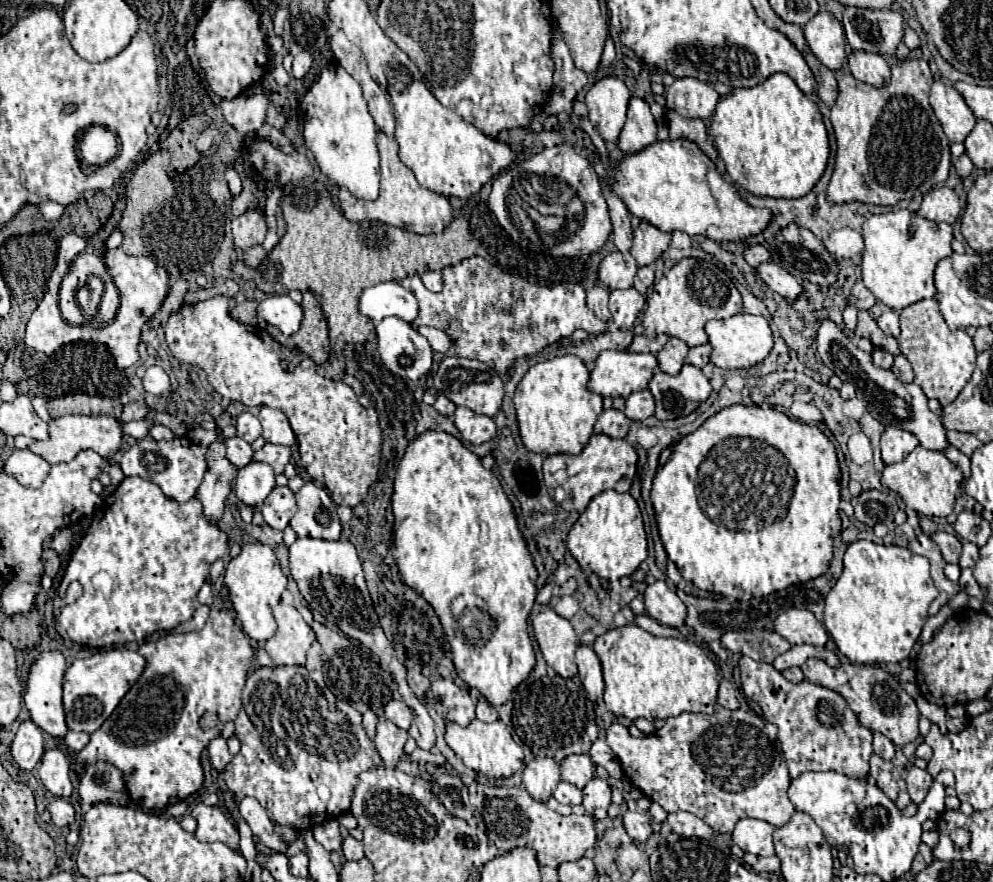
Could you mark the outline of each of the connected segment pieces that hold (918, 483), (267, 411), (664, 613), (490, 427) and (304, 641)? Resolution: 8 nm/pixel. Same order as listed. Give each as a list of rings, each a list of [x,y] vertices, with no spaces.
[[[916,446],[902,462],[888,464],[882,472],[882,486],[900,494],[908,508],[934,518],[946,518],[952,512],[962,480],[962,470],[954,466],[942,452],[926,450],[922,446]]]
[[[262,406],[260,414],[258,414],[258,420],[262,424],[262,430],[264,430],[262,436],[266,438],[266,442],[284,444],[284,446],[292,446],[296,442],[294,432],[290,428],[290,422],[280,410]]]
[[[657,580],[650,584],[644,592],[644,606],[648,616],[658,620],[660,624],[680,628],[686,618],[686,606],[676,596],[676,592],[669,588],[666,581]]]
[[[462,406],[456,408],[454,424],[462,432],[462,436],[472,444],[482,444],[496,436],[494,420],[490,416],[470,412],[470,408],[462,408]]]
[[[284,602],[274,608],[274,618],[278,630],[270,640],[266,640],[264,650],[270,654],[276,666],[304,664],[304,656],[316,640],[312,628],[304,622],[304,618],[294,606]]]

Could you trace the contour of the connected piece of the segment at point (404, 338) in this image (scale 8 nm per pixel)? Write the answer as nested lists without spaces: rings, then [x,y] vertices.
[[[384,318],[376,326],[378,352],[386,368],[398,376],[418,380],[432,368],[432,348],[412,324],[400,318]]]

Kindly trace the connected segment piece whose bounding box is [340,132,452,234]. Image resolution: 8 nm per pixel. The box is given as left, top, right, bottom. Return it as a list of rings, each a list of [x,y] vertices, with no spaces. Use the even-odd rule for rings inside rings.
[[[378,132],[376,144],[380,150],[380,170],[382,170],[380,196],[378,196],[378,200],[358,200],[354,194],[346,192],[346,188],[342,188],[340,208],[342,208],[344,216],[352,222],[368,220],[368,222],[392,224],[392,226],[404,228],[408,232],[414,232],[414,234],[438,234],[438,232],[442,232],[452,220],[452,210],[450,210],[448,198],[440,196],[436,192],[430,192],[428,188],[418,184],[412,170],[400,162],[398,144],[394,138],[386,136],[384,132]]]

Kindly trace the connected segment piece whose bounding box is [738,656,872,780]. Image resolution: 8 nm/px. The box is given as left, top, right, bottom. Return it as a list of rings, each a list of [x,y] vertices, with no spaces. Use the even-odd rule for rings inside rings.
[[[742,656],[738,666],[746,698],[754,700],[762,708],[766,722],[778,726],[778,740],[790,770],[790,778],[796,778],[806,770],[834,770],[850,778],[866,778],[868,760],[872,756],[872,732],[858,722],[838,692],[808,680],[798,684],[788,682],[772,664],[756,662],[748,656]]]

